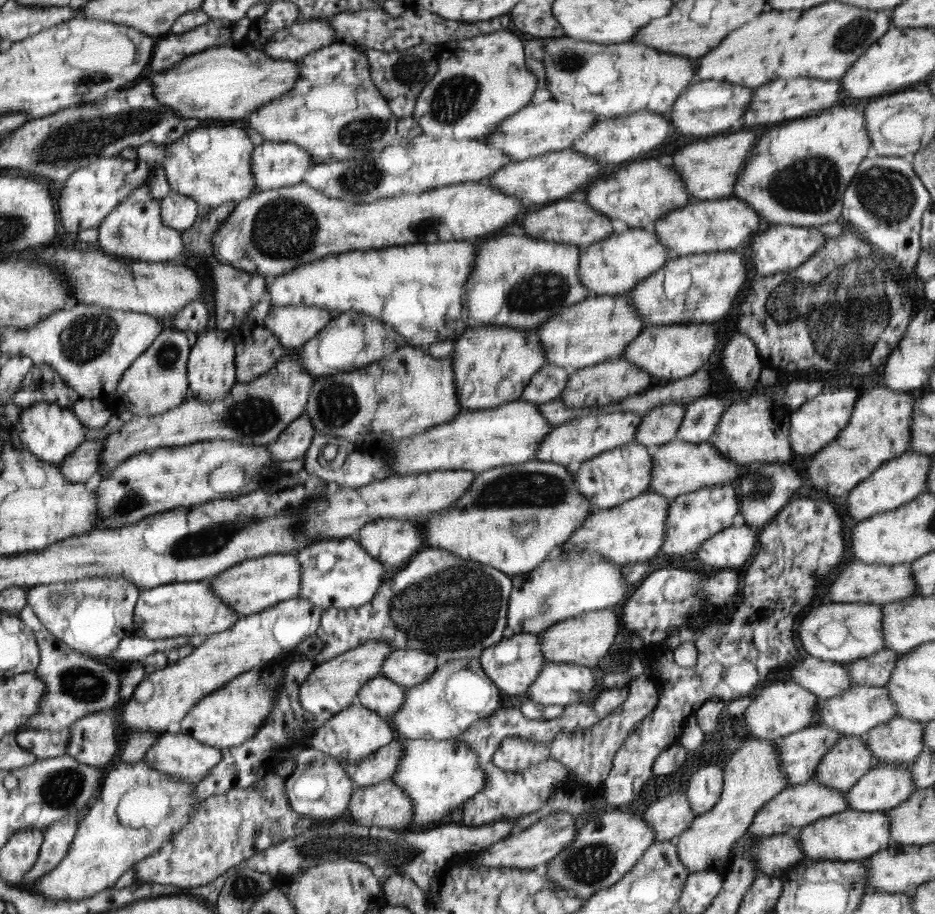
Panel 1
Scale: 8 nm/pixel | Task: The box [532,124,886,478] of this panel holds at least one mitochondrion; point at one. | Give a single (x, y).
(811, 184)

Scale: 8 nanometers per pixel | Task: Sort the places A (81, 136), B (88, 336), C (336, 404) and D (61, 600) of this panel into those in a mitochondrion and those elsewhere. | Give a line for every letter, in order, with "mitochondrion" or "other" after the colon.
A: mitochondrion
B: mitochondrion
C: mitochondrion
D: mitochondrion

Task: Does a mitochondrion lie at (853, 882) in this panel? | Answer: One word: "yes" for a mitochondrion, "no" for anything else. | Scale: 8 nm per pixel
yes

